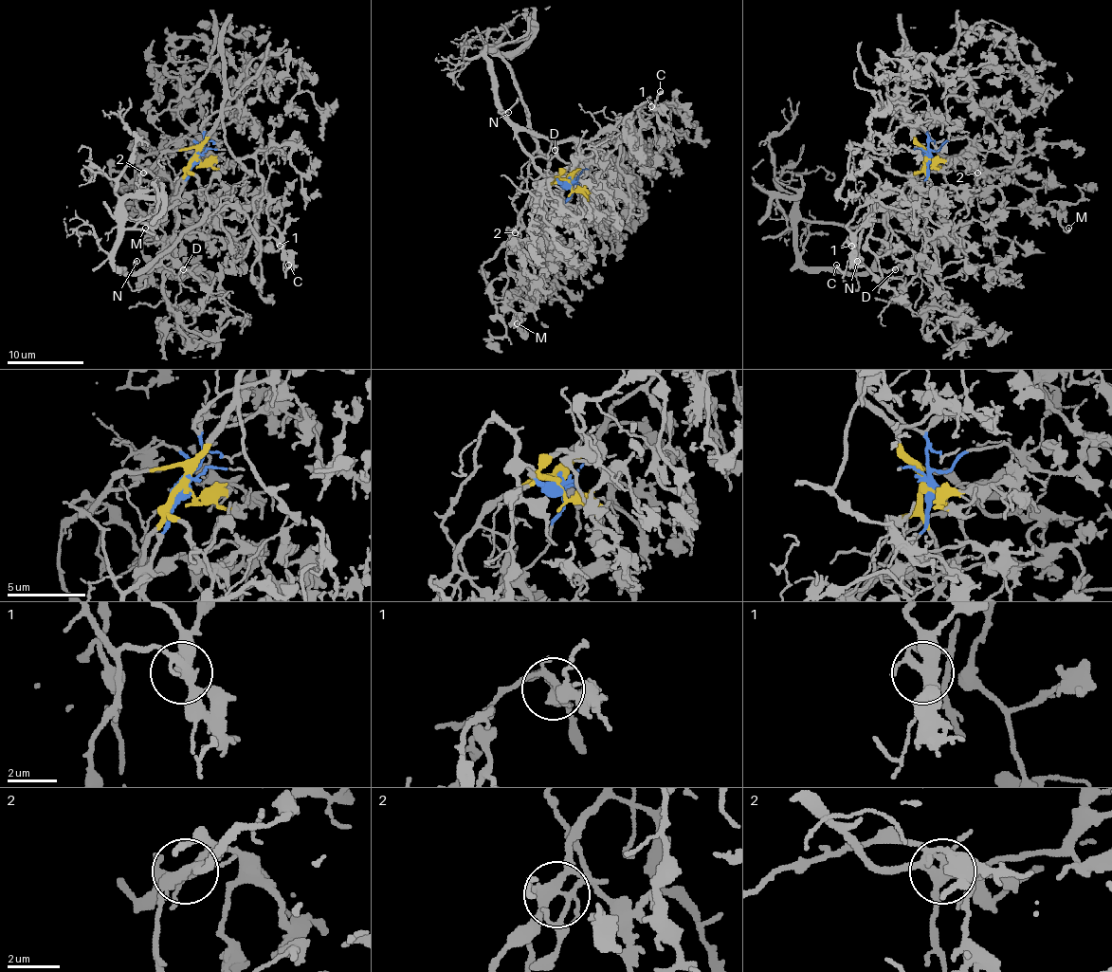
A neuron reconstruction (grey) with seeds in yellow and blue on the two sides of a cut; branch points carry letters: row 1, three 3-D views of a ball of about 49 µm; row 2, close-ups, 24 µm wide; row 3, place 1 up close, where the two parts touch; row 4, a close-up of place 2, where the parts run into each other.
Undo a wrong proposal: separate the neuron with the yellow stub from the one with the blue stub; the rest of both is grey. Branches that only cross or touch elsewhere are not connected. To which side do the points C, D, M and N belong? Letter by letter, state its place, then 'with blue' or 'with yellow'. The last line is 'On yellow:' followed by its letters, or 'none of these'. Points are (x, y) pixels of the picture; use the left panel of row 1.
C: at (288, 265); with blue
D: at (183, 269); with blue
M: at (145, 228); with yellow
N: at (136, 261); with blue
On yellow: M

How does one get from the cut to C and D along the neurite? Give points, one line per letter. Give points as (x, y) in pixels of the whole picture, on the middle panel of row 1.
C: (569, 183), (547, 170), (511, 65), (485, 54), (496, 104), (553, 140), (609, 131), (661, 91)
D: (569, 183), (547, 170), (511, 65), (500, 54), (485, 54), (496, 106), (519, 142), (534, 158), (555, 150)

